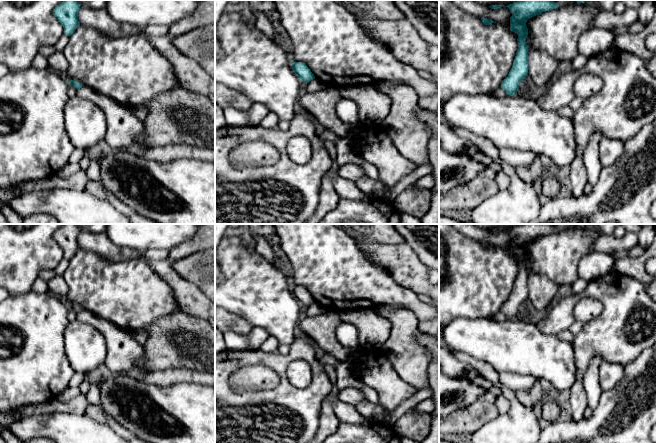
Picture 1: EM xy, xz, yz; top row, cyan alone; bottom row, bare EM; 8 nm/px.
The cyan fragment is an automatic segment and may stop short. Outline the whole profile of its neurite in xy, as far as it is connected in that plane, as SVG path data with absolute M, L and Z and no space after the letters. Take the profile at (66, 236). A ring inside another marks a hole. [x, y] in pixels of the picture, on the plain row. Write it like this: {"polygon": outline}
{"polygon": "M64 224L53 234L54 240L64 252L64 258L71 260L80 249L78 235L81 229L76 224Z"}

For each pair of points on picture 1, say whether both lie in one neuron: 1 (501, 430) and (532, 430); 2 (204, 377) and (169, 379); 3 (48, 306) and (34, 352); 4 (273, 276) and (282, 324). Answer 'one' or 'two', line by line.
1: one
2: one
3: one
4: one

